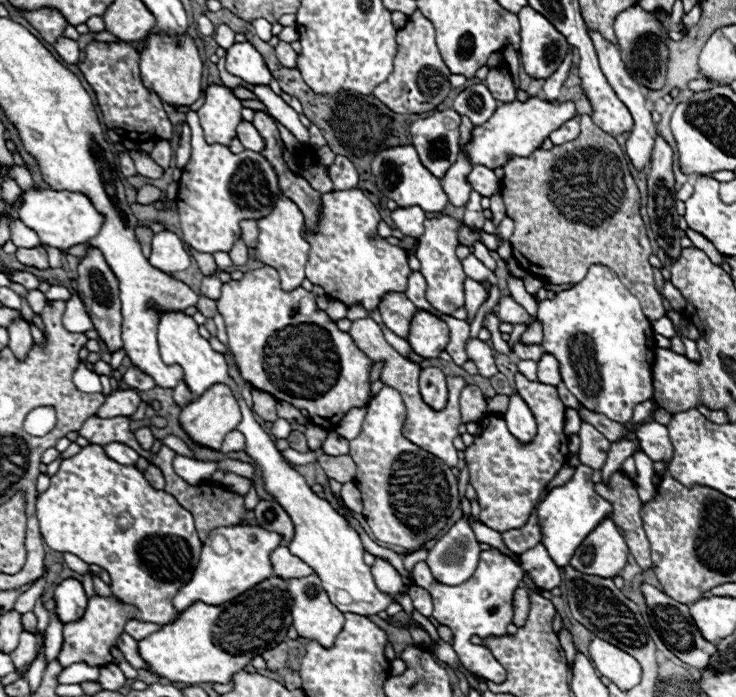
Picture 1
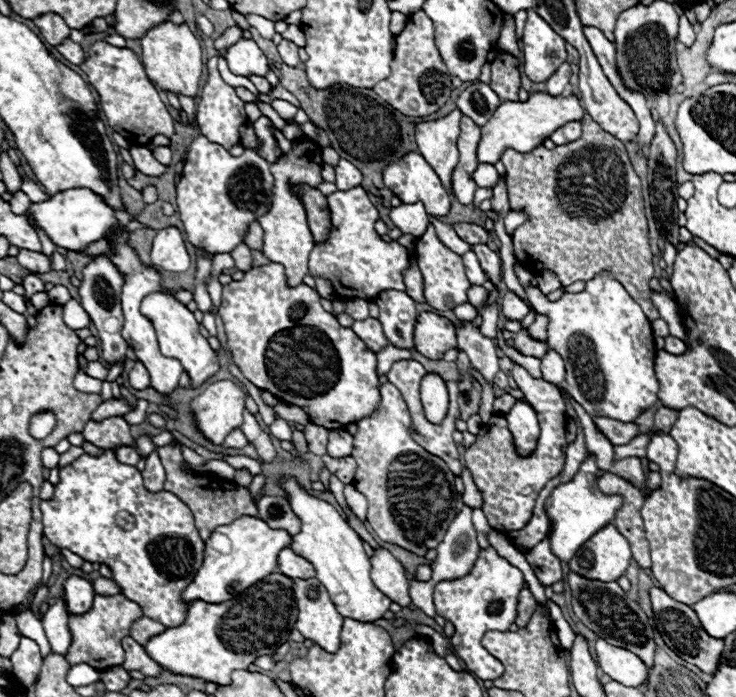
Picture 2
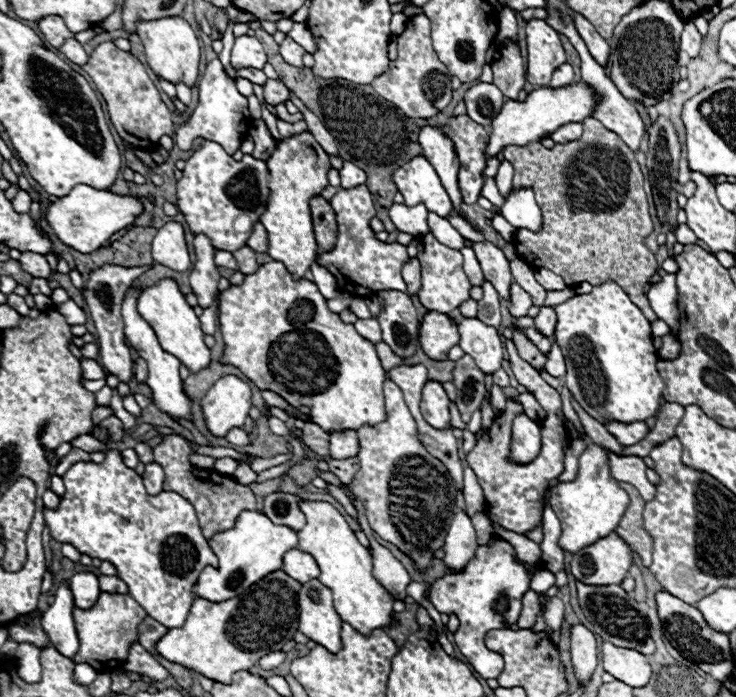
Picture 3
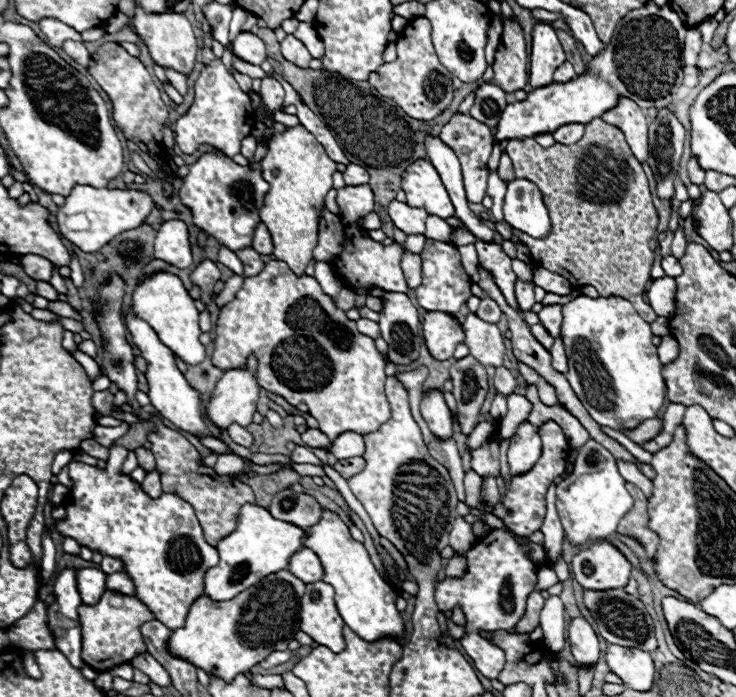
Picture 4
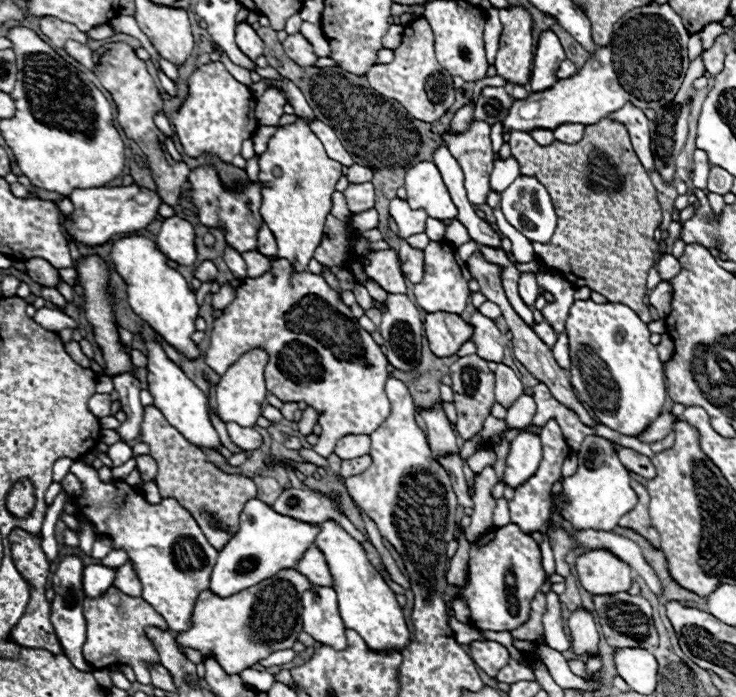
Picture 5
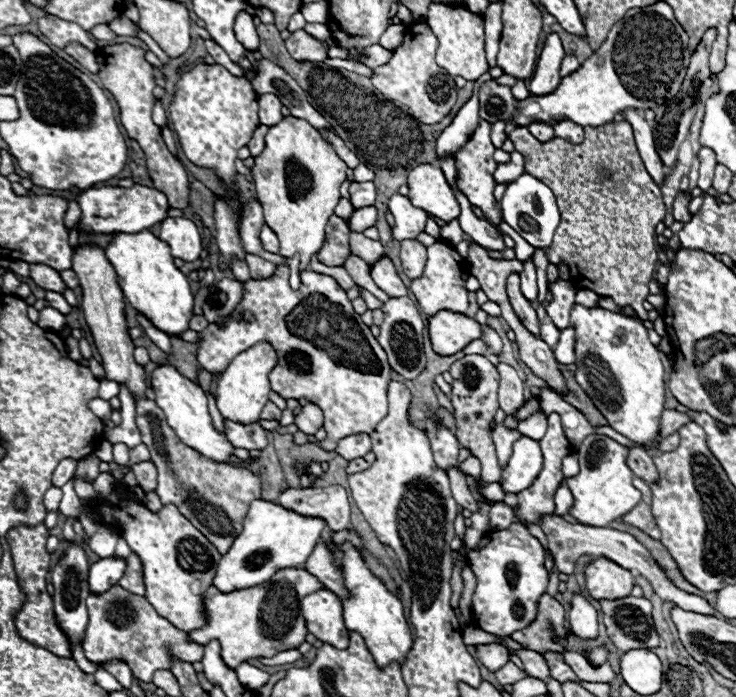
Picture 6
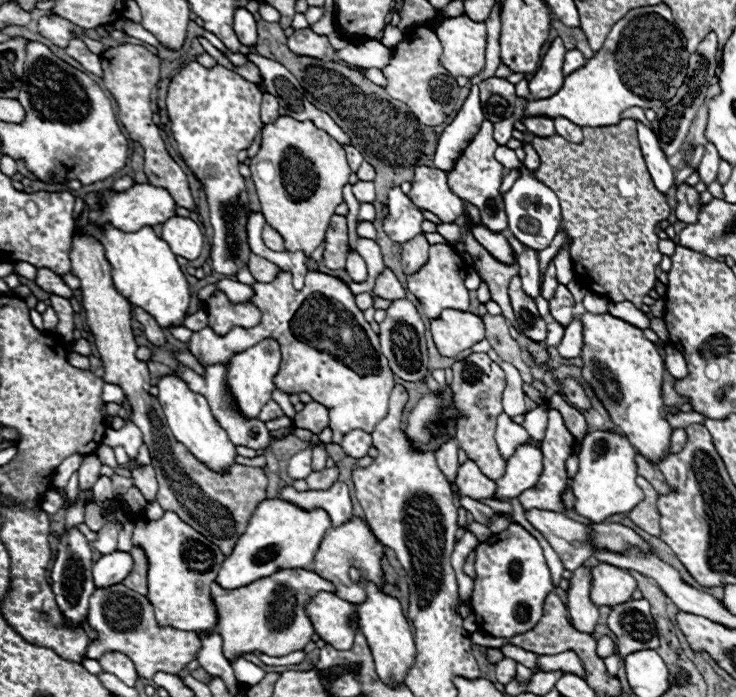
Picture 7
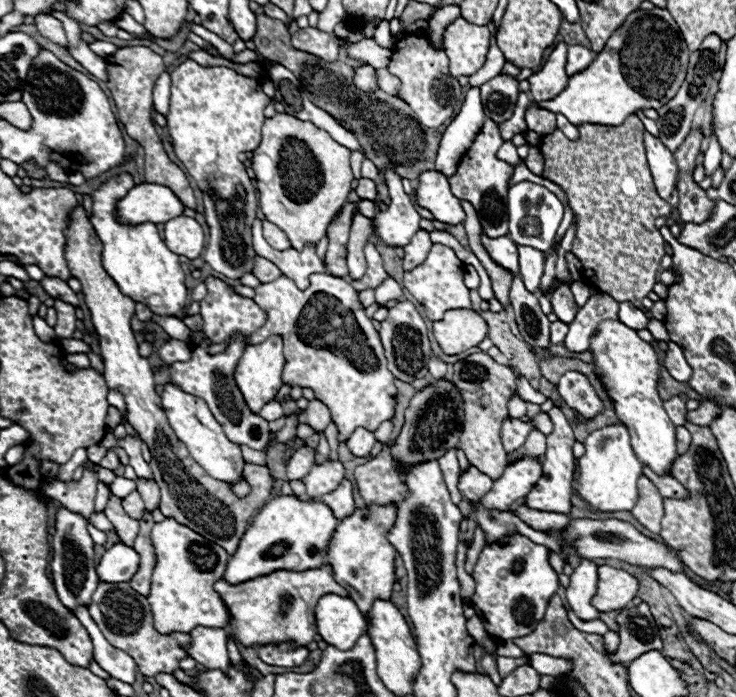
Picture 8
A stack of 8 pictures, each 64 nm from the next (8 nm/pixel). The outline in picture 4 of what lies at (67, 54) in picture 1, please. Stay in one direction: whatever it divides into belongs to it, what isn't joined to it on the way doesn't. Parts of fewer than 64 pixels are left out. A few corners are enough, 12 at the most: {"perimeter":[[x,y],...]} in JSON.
{"perimeter":[[68,40],[64,50],[82,66],[90,64],[88,48],[82,42]]}

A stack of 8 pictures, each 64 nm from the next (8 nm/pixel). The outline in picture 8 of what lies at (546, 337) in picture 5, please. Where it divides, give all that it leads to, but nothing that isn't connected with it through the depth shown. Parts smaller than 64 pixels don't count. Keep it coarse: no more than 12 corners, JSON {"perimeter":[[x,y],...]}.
{"perimeter":[[552,322],[552,344],[562,344],[568,324]]}

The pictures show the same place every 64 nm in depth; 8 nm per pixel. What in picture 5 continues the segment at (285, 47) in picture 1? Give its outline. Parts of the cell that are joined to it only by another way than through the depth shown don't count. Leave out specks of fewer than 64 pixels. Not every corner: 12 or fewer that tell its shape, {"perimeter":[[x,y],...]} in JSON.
{"perimeter":[[300,32],[282,42],[298,66],[314,66],[318,56]]}

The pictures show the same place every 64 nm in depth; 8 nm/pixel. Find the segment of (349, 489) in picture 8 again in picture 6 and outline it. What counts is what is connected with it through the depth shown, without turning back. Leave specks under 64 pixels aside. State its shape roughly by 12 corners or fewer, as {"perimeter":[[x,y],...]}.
{"perimeter":[[344,486],[286,488],[280,504],[322,516],[332,530],[350,528]]}

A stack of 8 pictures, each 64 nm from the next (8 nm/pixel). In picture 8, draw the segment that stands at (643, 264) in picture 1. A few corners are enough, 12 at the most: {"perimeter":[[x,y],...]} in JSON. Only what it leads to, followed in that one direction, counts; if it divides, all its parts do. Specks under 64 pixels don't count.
{"perimeter":[[644,124],[542,136],[584,278],[642,308],[670,214]]}

